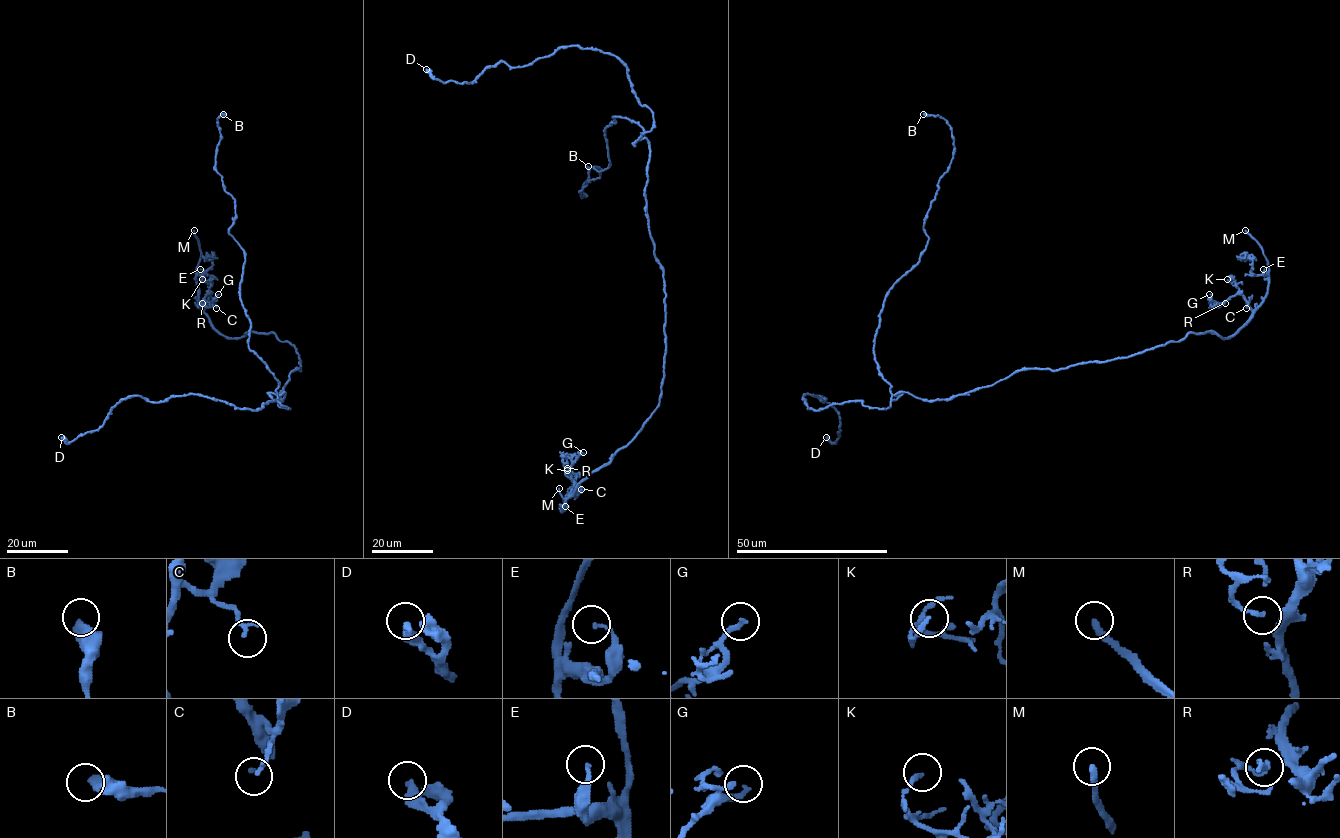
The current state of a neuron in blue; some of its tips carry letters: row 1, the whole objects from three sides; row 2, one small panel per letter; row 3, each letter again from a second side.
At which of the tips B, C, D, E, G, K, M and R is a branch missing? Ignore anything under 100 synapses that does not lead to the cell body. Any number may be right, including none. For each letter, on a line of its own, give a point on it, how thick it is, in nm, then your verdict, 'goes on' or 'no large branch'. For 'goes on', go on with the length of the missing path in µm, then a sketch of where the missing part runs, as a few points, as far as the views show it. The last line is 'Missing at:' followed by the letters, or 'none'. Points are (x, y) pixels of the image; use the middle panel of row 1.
B: at (588, 166); 480 nm thick; no large branch
C: at (581, 489); 170 nm thick; no large branch
D: at (426, 69); 280 nm thick; no large branch
E: at (565, 506); 120 nm thick; no large branch
G: at (583, 452); 180 nm thick; no large branch
K: at (567, 470); 170 nm thick; no large branch
M: at (559, 488); 240 nm thick; goes on; about 15 µm are missing
R: at (567, 468); 110 nm thick; no large branch
Missing at: M

